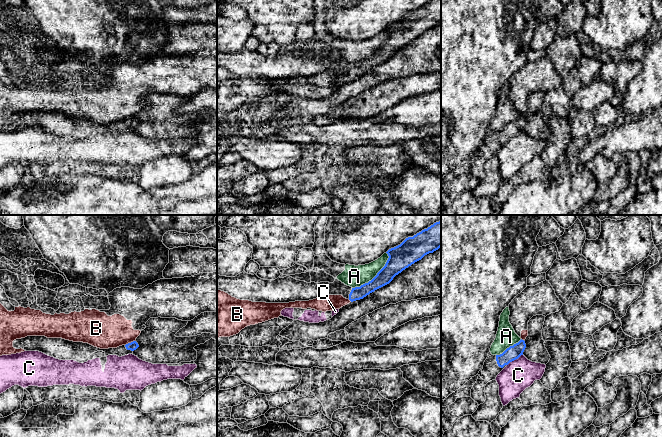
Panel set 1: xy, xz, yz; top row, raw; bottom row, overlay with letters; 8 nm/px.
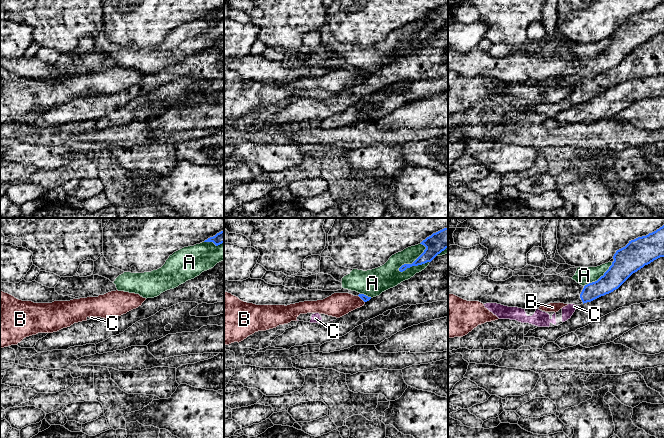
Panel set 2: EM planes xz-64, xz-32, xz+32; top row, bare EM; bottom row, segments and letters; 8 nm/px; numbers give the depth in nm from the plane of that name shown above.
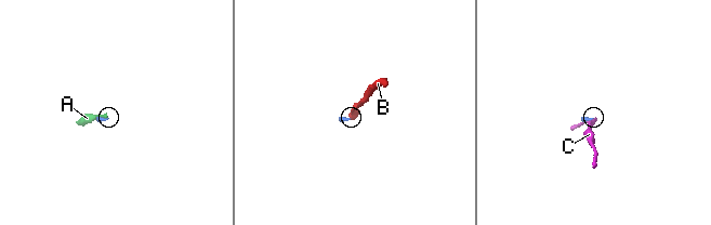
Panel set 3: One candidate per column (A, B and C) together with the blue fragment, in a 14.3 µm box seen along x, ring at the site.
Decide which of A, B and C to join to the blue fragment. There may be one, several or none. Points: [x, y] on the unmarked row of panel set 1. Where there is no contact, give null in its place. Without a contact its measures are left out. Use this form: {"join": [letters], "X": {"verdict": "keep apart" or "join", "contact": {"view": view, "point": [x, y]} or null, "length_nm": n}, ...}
{"join": [], "A": {"verdict": "keep apart", "contact": {"view": "xz", "point": [376, 51]}, "length_nm": 400}, "B": {"verdict": "keep apart", "contact": {"view": "xy", "point": [129, 119]}, "length_nm": 90}, "C": {"verdict": "keep apart", "contact": {"view": "yz", "point": [514, 135]}, "length_nm": 160}}

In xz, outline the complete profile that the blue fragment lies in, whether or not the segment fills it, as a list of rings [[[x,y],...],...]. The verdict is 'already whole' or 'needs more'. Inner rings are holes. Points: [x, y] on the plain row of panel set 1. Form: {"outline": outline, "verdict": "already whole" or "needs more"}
{"outline": [[[433,0],[389,25],[385,42],[368,59],[352,64],[335,54],[333,59],[307,59],[290,52],[264,56],[245,47],[235,53],[217,51],[217,65],[240,76],[266,79],[309,77],[325,71],[342,71],[351,78],[363,75],[389,60],[403,46],[441,23],[441,0]]], "verdict": "needs more"}

